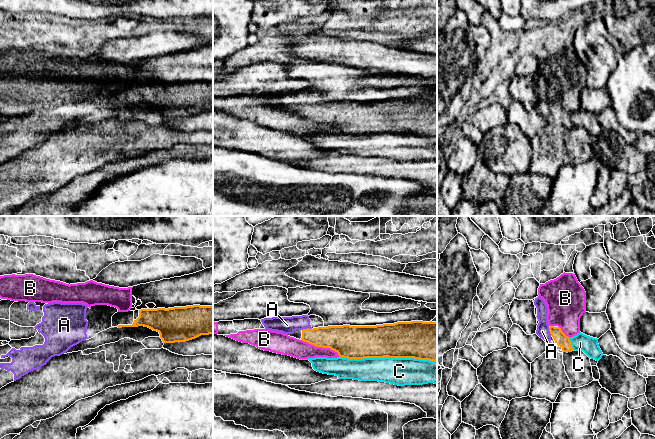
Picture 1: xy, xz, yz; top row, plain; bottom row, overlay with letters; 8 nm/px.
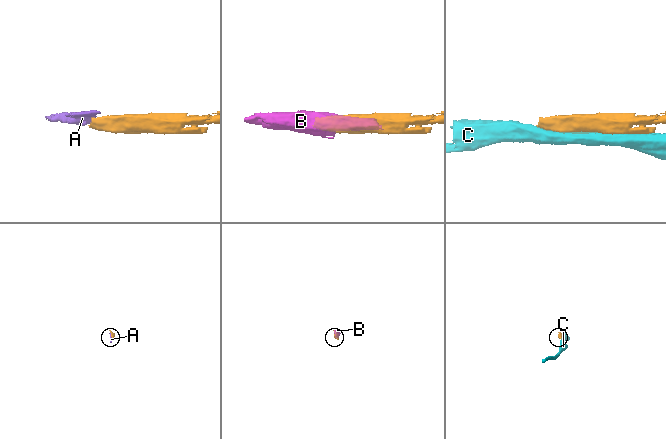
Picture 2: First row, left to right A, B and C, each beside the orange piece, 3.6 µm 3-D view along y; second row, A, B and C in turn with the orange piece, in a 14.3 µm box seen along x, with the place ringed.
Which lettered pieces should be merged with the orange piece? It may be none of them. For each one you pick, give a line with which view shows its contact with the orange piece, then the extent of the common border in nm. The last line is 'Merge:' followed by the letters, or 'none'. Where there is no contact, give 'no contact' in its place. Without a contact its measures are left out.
A: meets orange in xz; contact 80 nm long
Merge: A

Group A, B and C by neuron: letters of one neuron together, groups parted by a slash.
A / B / C

